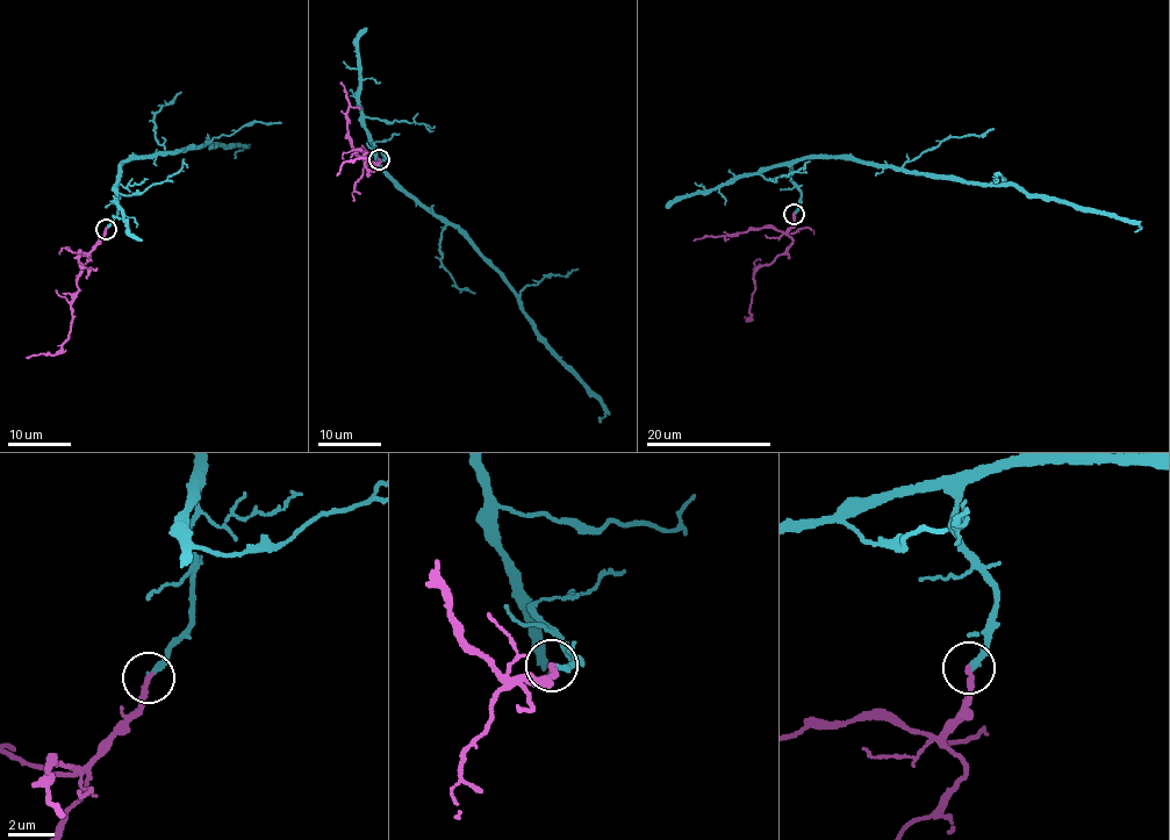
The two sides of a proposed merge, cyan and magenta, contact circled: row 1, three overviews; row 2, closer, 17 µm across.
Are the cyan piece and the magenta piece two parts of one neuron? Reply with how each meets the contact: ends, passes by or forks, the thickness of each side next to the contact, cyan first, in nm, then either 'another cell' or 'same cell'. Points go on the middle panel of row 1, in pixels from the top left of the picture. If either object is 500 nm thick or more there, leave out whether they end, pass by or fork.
cyan ends; magenta ends; calibres 240 and 280 nm; same cell

